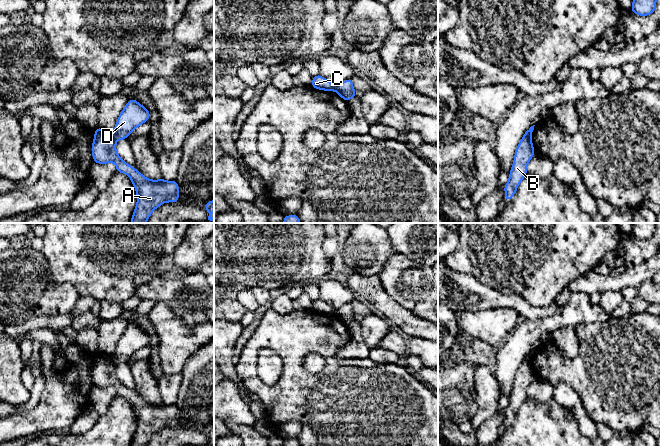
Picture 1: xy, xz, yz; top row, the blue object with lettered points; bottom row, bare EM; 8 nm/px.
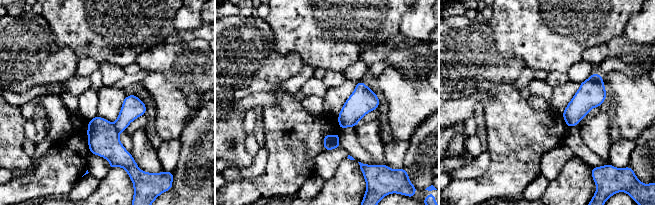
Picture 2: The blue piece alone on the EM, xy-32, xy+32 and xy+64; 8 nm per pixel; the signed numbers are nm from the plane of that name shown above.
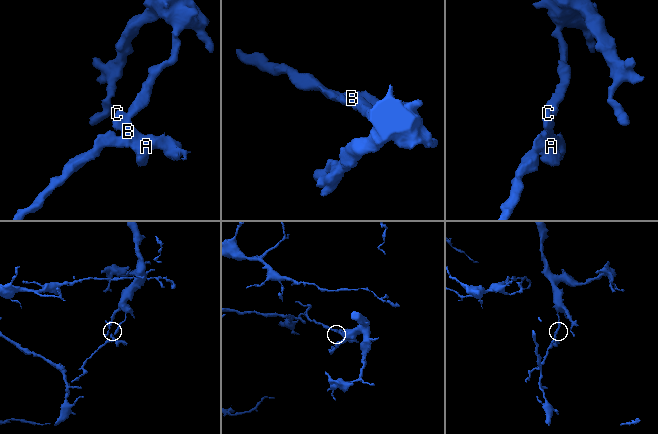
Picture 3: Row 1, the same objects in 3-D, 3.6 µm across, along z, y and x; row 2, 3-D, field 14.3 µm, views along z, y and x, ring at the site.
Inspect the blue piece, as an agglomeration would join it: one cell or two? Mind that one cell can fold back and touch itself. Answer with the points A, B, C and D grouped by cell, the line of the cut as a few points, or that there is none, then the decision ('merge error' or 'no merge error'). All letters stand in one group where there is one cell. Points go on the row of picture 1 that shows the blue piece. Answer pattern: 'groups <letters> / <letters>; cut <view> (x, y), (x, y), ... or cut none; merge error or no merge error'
groups A B C / D; cut xy (111, 132), (115, 141); merge error

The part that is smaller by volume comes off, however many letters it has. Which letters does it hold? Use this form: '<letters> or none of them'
A, B, C

